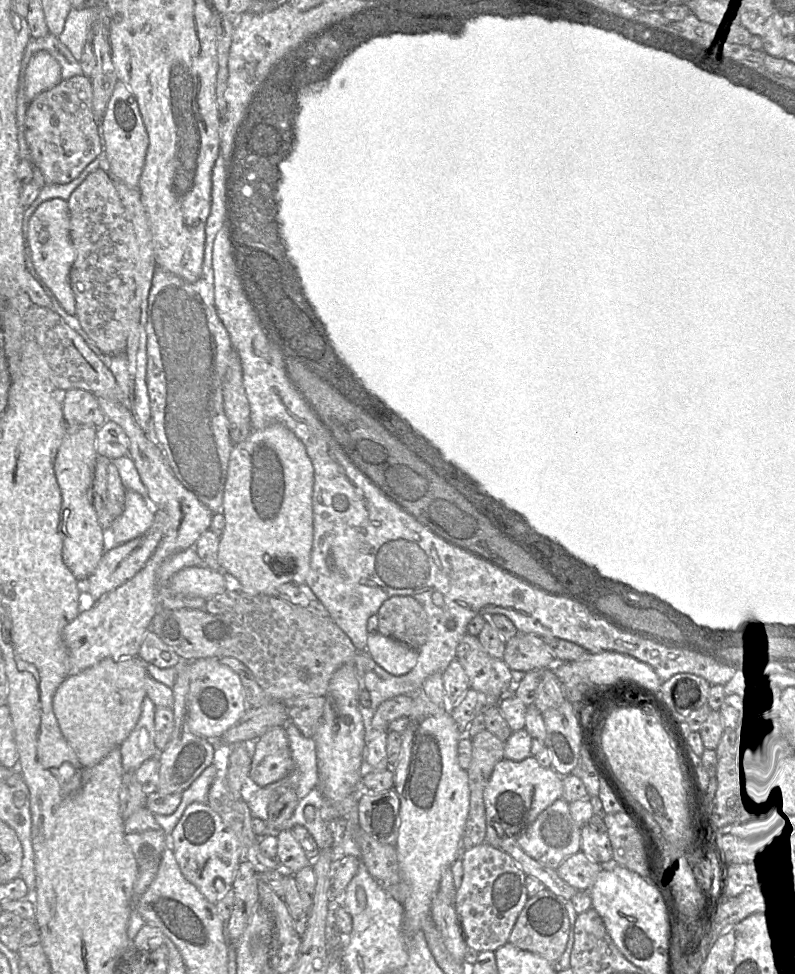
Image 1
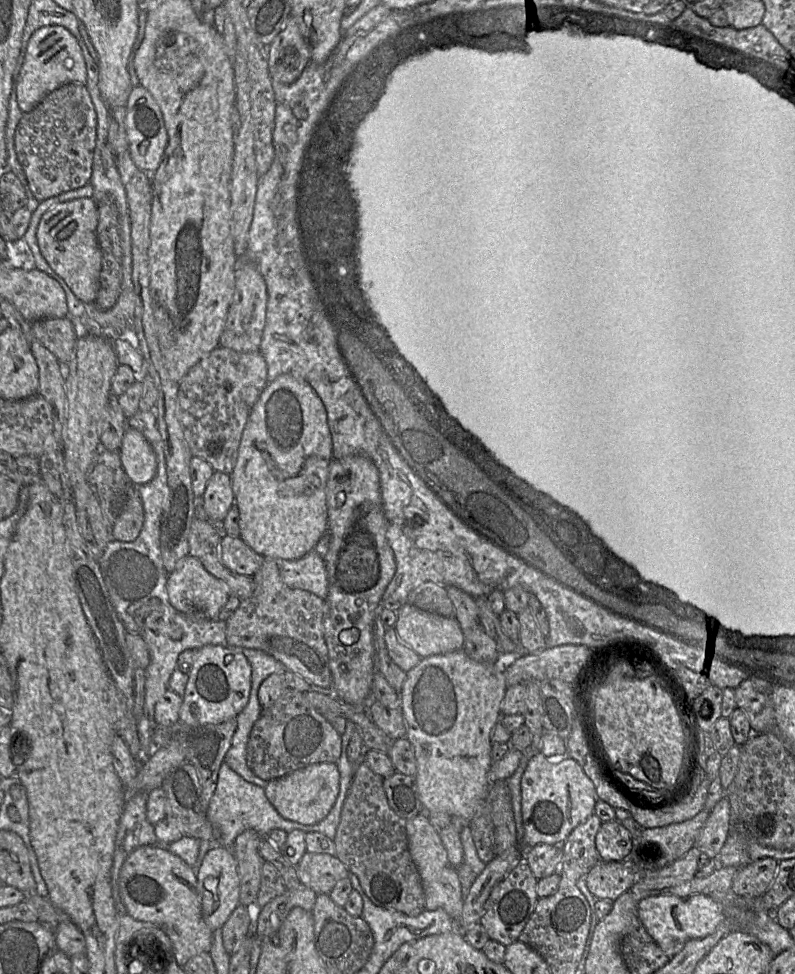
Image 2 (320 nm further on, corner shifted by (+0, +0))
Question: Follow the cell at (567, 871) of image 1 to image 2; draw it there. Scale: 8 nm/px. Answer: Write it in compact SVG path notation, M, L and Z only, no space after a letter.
M629 859L623 861L598 861L585 875L588 890L597 899L615 900L630 890L637 880L637 871L630 865Z

